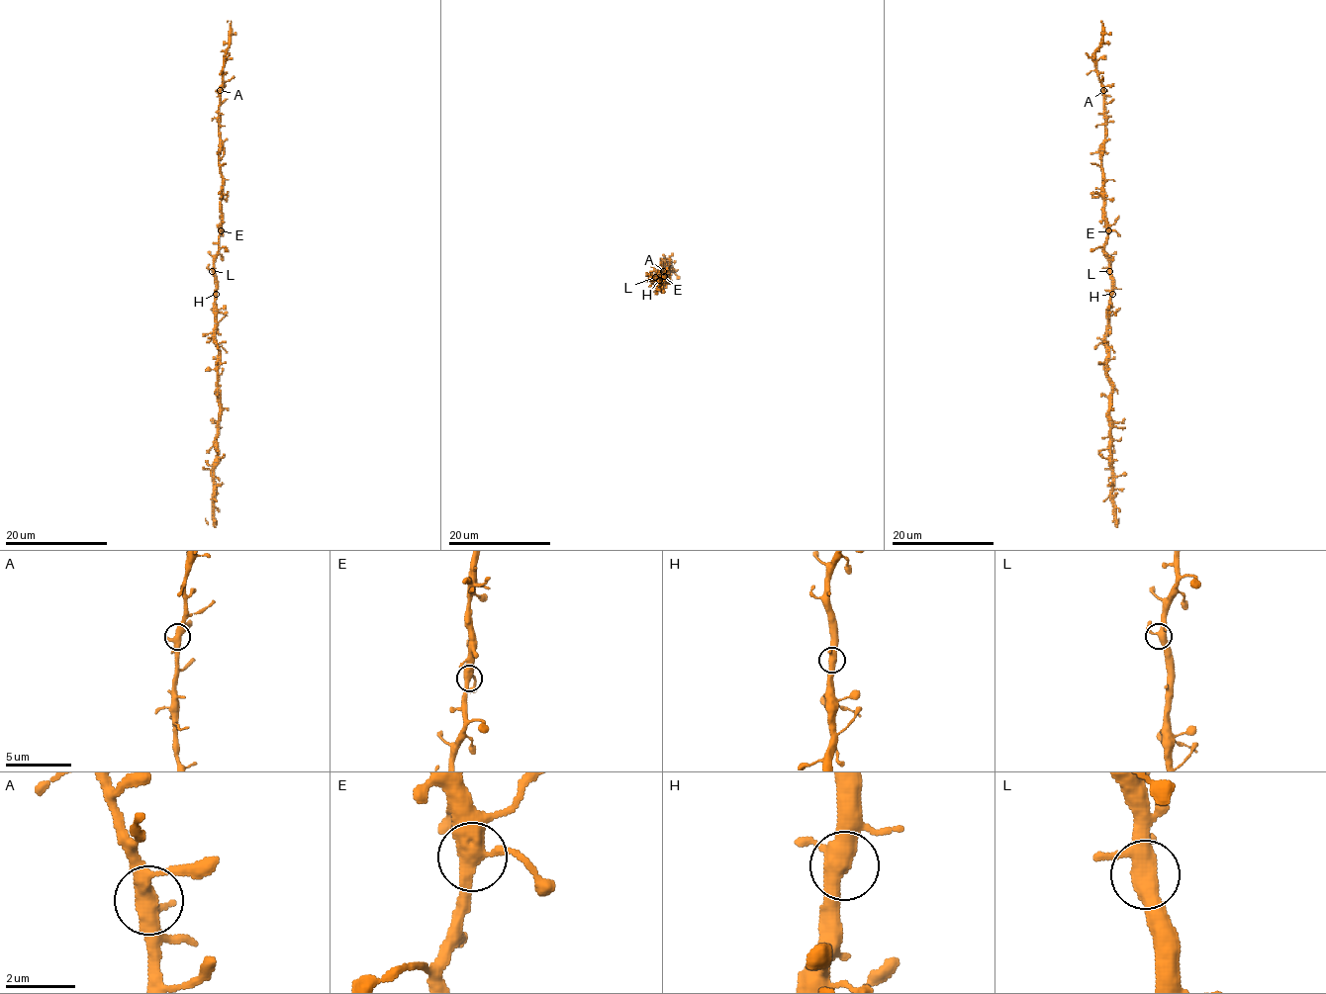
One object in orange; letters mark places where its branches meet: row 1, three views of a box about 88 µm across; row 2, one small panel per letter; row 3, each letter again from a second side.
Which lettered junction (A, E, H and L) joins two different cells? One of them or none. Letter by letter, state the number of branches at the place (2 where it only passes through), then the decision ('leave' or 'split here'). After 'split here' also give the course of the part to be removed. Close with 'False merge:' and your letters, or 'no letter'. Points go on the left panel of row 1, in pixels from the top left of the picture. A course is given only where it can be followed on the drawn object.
A: 3 branches meet; leave
E: 3 branches meet; leave
H: 3 branches meet; leave
L: 4 branches meet; leave
False merge: no letter

